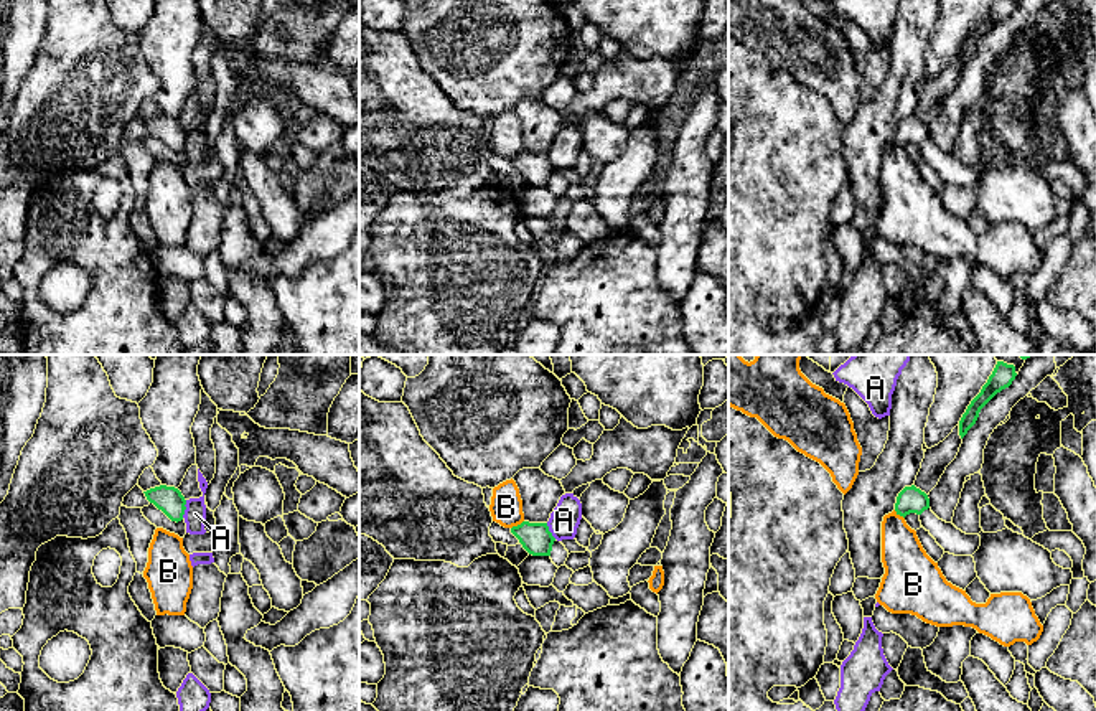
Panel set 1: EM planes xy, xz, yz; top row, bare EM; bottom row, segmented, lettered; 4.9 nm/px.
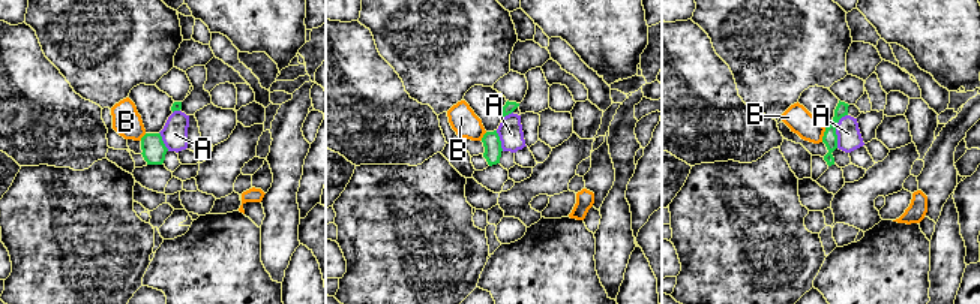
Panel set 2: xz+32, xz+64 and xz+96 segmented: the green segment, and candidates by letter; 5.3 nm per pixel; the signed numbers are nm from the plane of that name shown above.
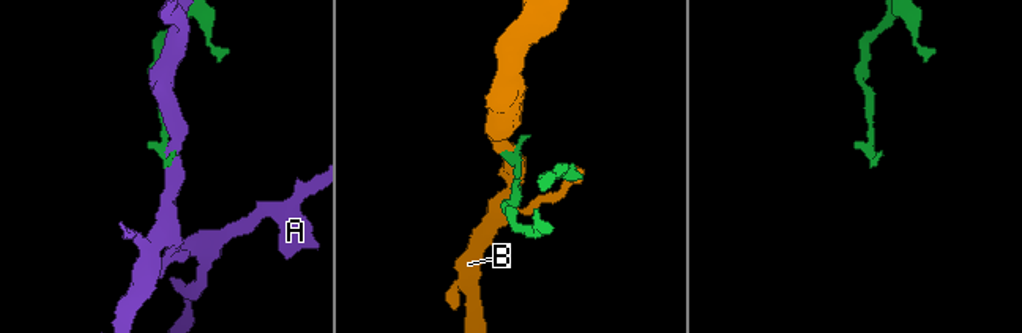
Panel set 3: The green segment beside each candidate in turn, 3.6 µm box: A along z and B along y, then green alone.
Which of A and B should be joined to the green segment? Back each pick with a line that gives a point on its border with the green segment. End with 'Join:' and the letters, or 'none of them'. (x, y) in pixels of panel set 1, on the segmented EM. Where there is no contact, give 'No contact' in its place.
Join: none of them

